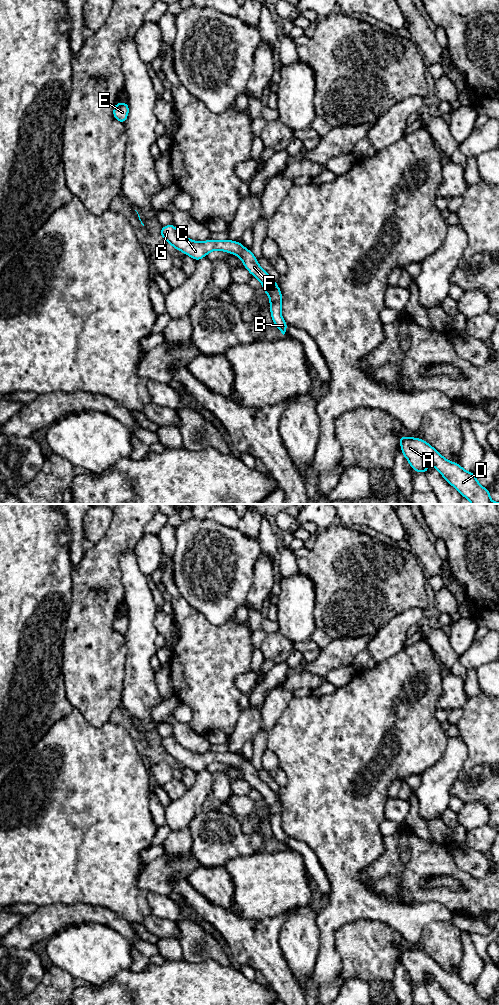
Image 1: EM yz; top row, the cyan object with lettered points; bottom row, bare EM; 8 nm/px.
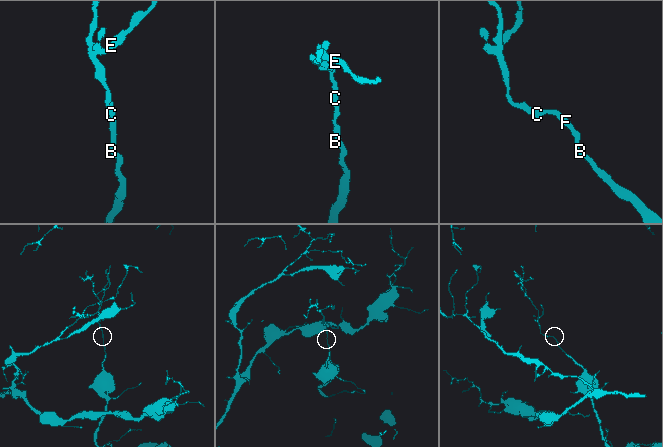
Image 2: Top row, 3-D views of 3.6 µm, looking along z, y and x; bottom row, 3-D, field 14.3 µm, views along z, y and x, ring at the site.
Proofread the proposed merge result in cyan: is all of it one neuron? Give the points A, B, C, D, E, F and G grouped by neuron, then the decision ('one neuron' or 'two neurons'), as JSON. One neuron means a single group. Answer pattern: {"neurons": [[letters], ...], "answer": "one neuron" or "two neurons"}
{"neurons": [["A", "B", "C", "D", "E", "F", "G"]], "answer": "one neuron"}

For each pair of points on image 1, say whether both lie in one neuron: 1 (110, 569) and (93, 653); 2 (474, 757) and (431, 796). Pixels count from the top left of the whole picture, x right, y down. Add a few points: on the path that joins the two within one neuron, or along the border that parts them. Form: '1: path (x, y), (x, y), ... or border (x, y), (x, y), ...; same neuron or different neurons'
1: path (108, 590), (108, 593), (94, 607), (93, 632); same neuron
2: border (466, 746), (466, 760), (450, 790); different neurons

